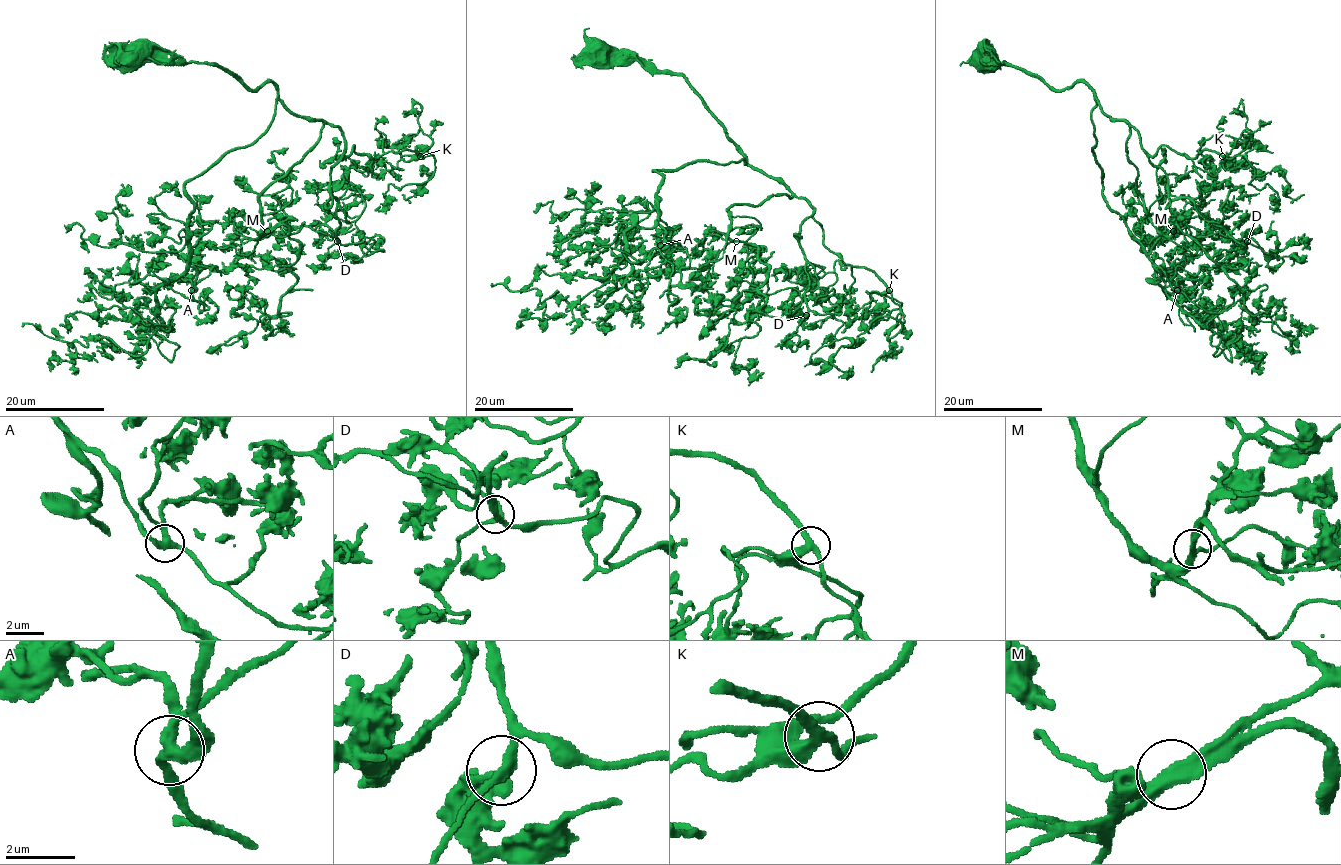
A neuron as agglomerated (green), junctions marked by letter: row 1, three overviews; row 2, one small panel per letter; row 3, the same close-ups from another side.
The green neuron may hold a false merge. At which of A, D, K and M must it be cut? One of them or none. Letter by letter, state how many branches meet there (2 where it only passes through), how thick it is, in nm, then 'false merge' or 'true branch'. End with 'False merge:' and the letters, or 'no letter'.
A: branches 3; calibre 300 nm; true branch
D: branches 3; calibre 280 nm; true branch
K: branches 3; calibre 300 nm; true branch
M: branches 3; calibre 300 nm; true branch
False merge: no letter

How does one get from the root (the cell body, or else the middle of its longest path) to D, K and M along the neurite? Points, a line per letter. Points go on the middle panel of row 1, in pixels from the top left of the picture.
D: (598, 55), (611, 63), (640, 61), (679, 73), (746, 161), (814, 208), (799, 232), (809, 277), (806, 315)
K: (598, 55), (679, 73), (746, 161), (814, 208), (822, 242), (846, 263), (869, 268), (889, 290)
M: (598, 55), (679, 73), (746, 161), (791, 193), (731, 207), (728, 237), (736, 241)

